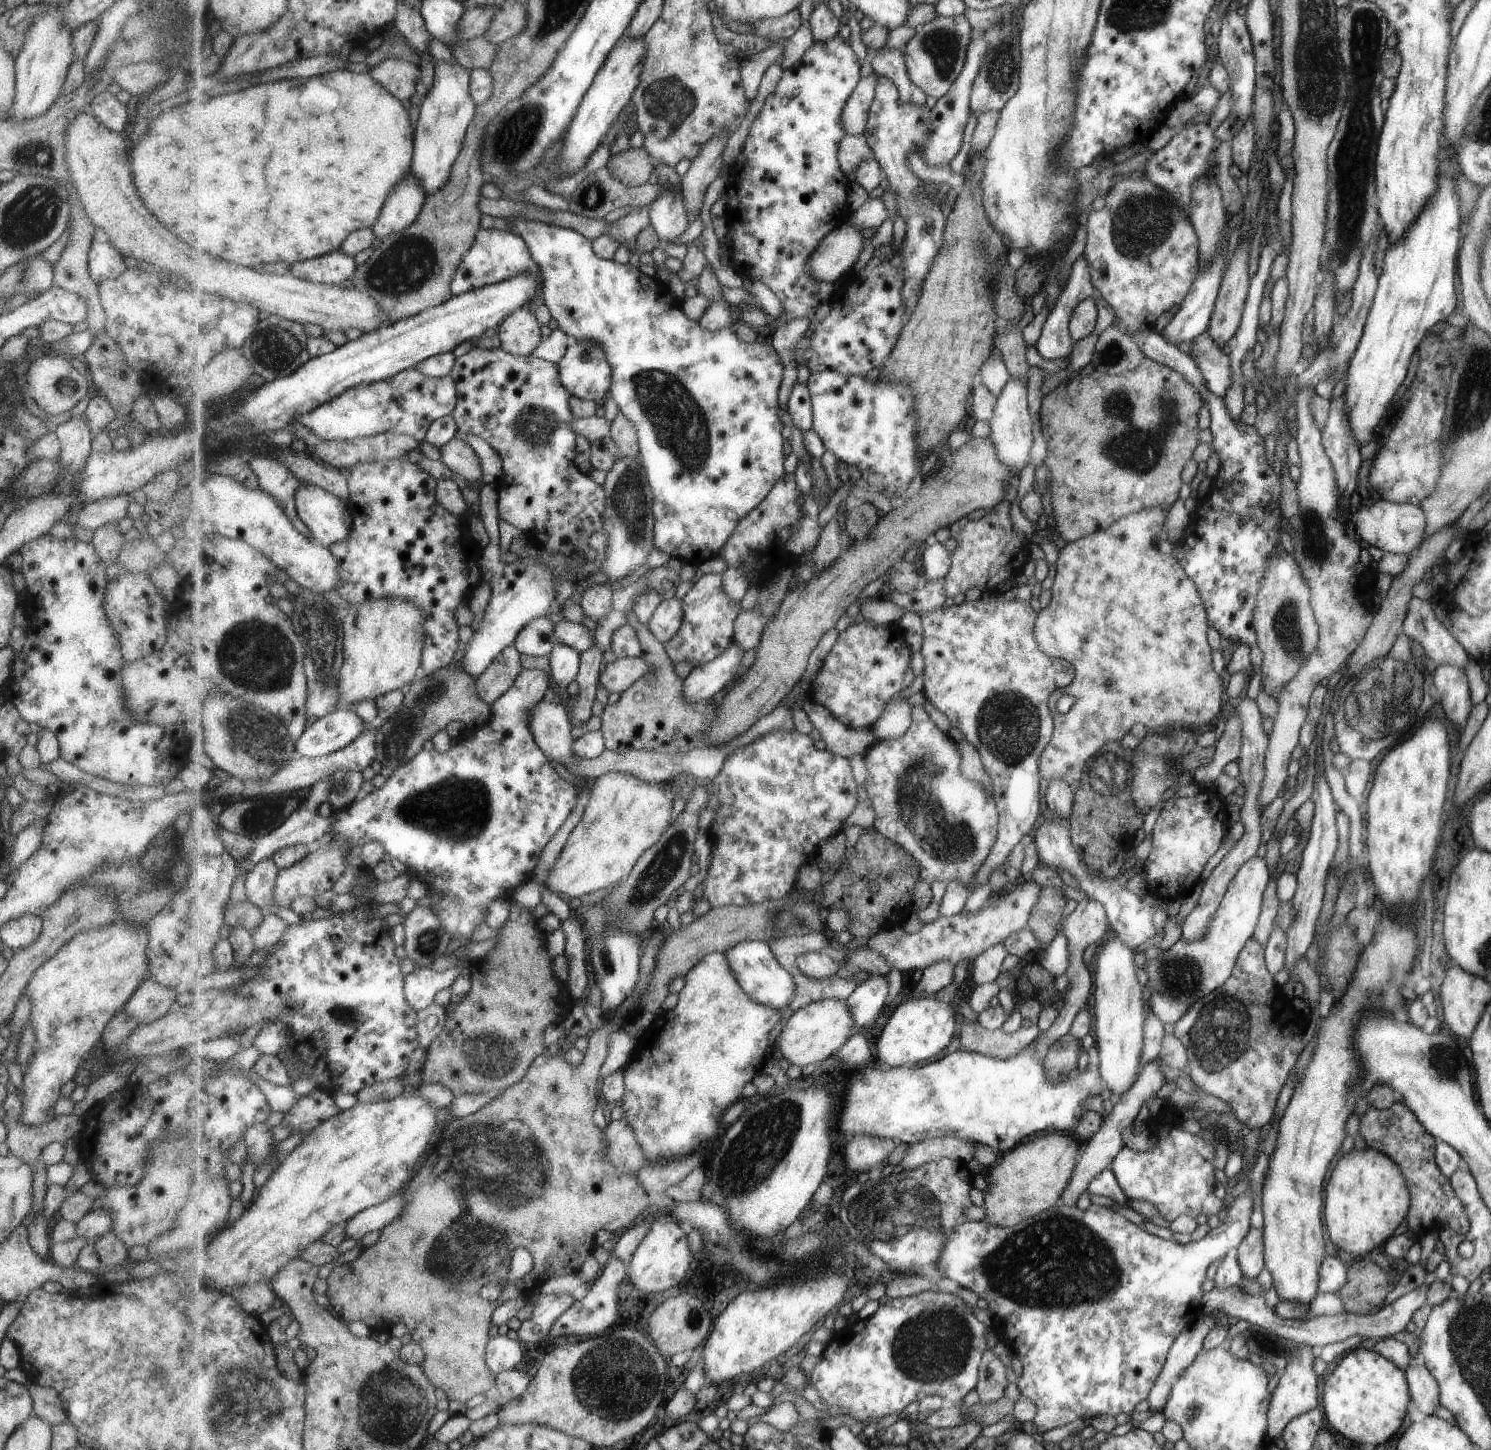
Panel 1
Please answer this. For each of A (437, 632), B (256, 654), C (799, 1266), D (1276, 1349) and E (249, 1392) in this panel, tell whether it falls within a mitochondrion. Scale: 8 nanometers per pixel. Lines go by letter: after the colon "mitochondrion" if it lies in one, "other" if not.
A: other
B: mitochondrion
C: mitochondrion
D: mitochondrion
E: mitochondrion

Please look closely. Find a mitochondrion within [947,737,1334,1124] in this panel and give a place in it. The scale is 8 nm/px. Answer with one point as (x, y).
(1218, 1040)

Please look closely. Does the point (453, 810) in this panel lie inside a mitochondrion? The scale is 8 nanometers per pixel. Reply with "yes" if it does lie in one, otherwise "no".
yes

